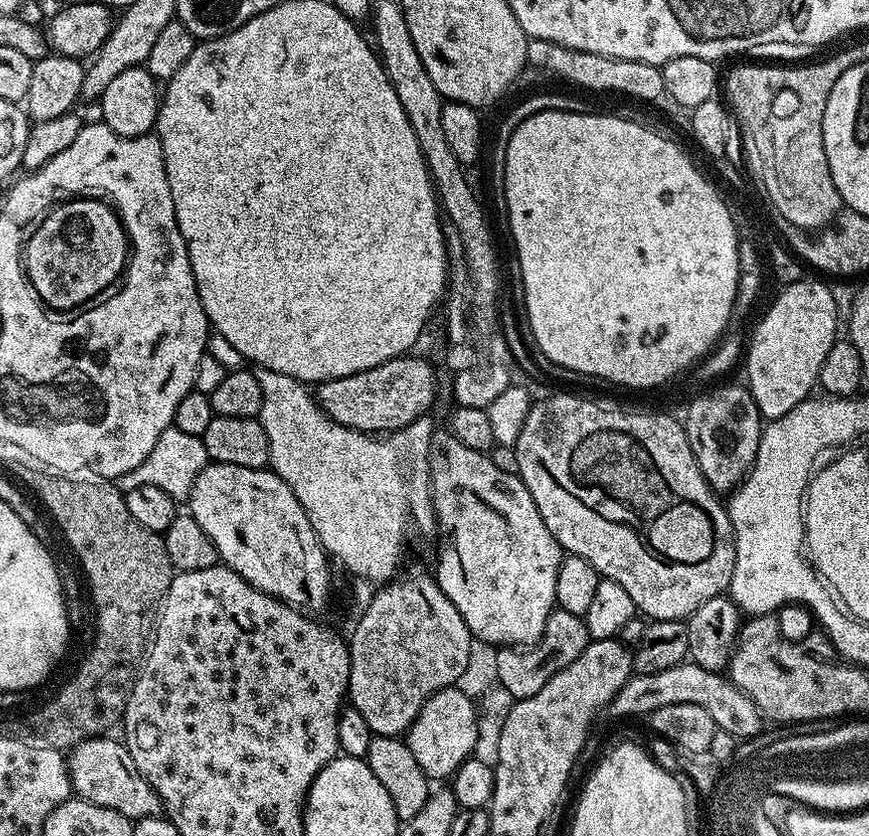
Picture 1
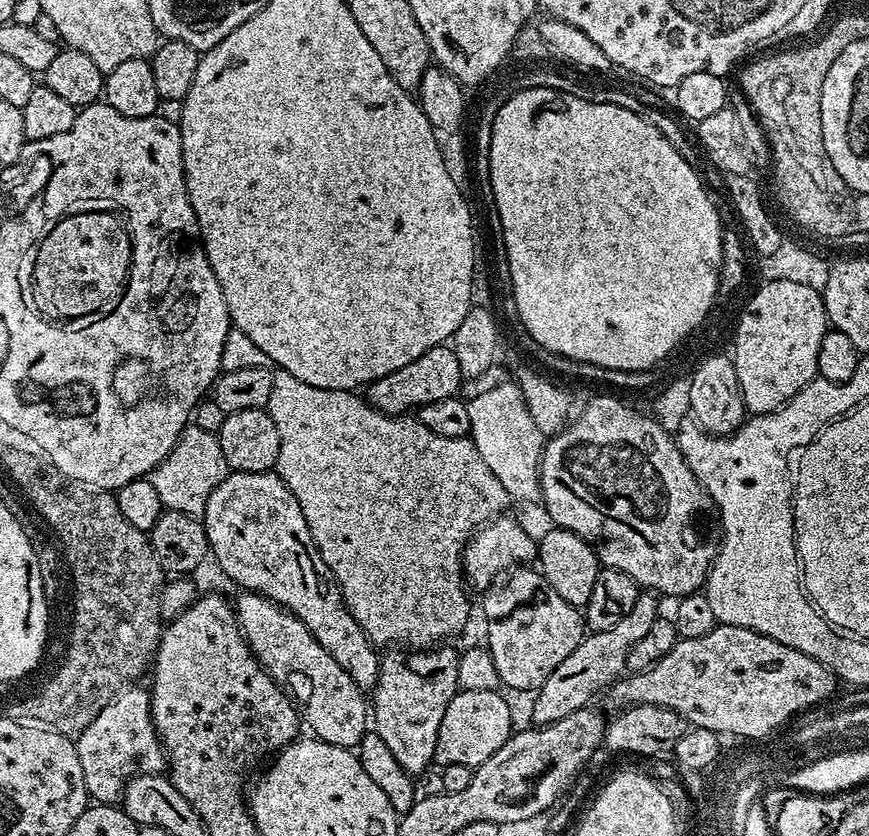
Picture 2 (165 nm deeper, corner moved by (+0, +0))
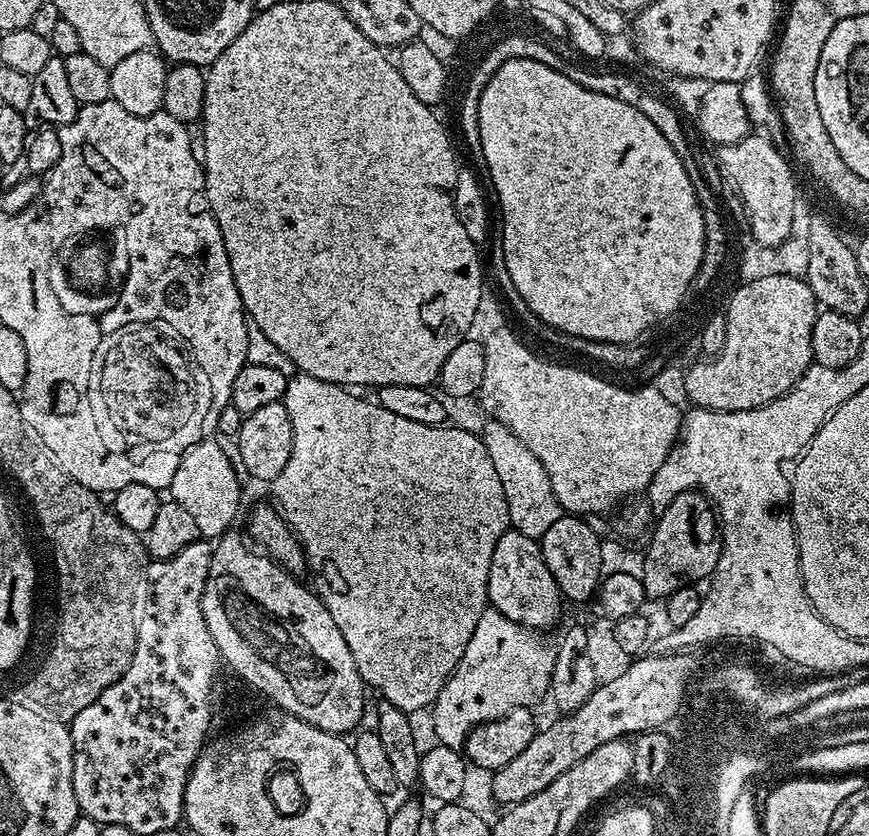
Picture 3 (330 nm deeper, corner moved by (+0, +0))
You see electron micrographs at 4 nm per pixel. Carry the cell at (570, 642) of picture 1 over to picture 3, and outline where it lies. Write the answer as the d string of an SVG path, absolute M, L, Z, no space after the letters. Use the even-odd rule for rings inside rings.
M515 530L506 531L502 538L498 538L494 558L490 558L488 602L498 610L498 614L506 614L510 622L537 630L549 630L555 626L560 616L562 597L554 582L554 574L550 574L540 553L539 539Z

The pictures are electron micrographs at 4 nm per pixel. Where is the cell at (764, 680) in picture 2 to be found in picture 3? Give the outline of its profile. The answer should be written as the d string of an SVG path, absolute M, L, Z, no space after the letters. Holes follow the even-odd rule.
M649 654L633 659L629 668L608 681L597 683L596 689L582 706L561 715L548 730L537 731L535 738L506 766L495 769L492 796L500 806L521 804L526 798L546 790L554 778L566 774L570 766L582 762L586 754L594 754L598 746L627 737L627 732L648 732L663 729L677 719L688 683L692 680L692 660L688 654Z

